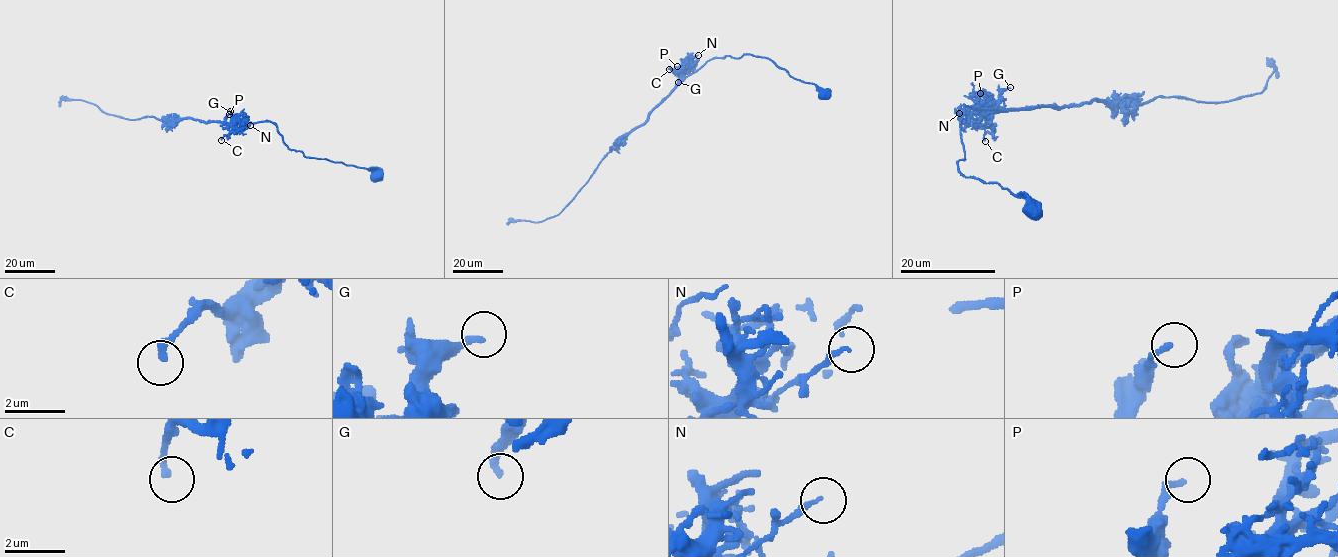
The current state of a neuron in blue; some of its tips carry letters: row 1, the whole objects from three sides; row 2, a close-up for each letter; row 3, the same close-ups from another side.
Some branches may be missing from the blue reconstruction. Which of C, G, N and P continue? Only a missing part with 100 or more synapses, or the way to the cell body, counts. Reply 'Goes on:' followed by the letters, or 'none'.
Goes on: none

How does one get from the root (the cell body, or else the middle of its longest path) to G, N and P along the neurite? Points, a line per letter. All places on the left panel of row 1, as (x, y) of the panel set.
G: (378, 177), (380, 174), (372, 169), (305, 157), (300, 151), (288, 148), (271, 122), (238, 123), (230, 111)
N: (378, 177), (380, 174), (372, 169), (305, 157), (290, 149), (271, 122), (250, 125)
P: (378, 177), (380, 174), (372, 169), (305, 157), (290, 149), (271, 122), (227, 124), (229, 114)

